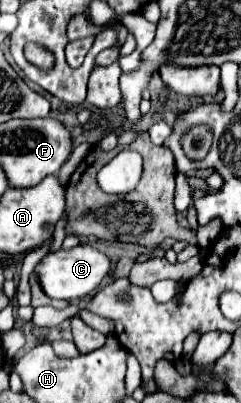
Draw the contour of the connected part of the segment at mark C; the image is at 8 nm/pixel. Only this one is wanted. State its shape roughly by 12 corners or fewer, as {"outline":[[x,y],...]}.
{"outline":[[89,245],[47,253],[35,277],[51,299],[97,289],[111,261]]}

